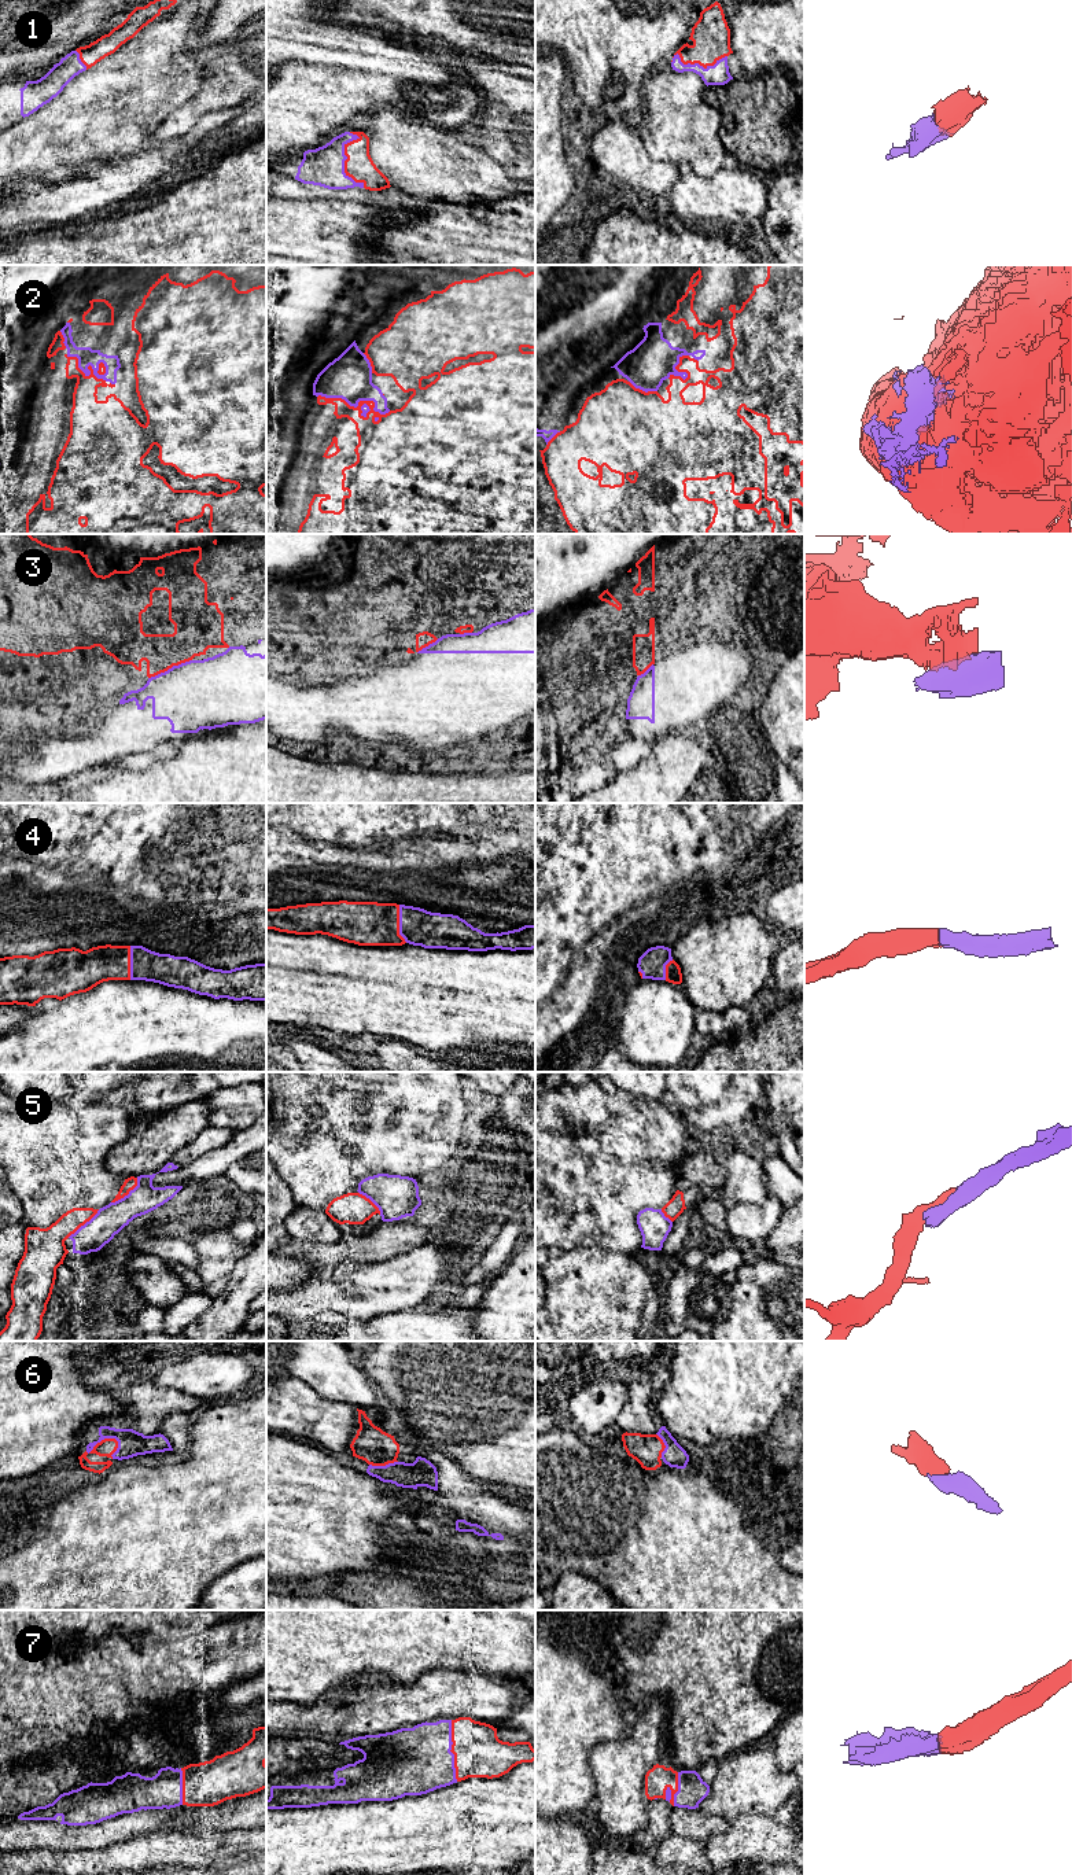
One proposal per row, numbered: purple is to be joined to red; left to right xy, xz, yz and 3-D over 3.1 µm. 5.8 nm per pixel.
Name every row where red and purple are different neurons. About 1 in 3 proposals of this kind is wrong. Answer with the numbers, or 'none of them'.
2, 3, 5

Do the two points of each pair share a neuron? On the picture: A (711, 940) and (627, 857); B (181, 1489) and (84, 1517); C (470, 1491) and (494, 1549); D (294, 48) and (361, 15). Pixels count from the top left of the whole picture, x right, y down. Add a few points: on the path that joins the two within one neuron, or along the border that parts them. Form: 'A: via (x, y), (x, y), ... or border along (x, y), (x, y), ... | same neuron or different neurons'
A: border along (726, 916), (718, 918), (702, 917), (671, 946) | different neurons
B: via (157, 1514), (154, 1517), (109, 1517) | same neuron
C: border along (504, 1539), (520, 1542) | different neurons
D: border along (320, 14), (328, 19), (368, 30) | different neurons

